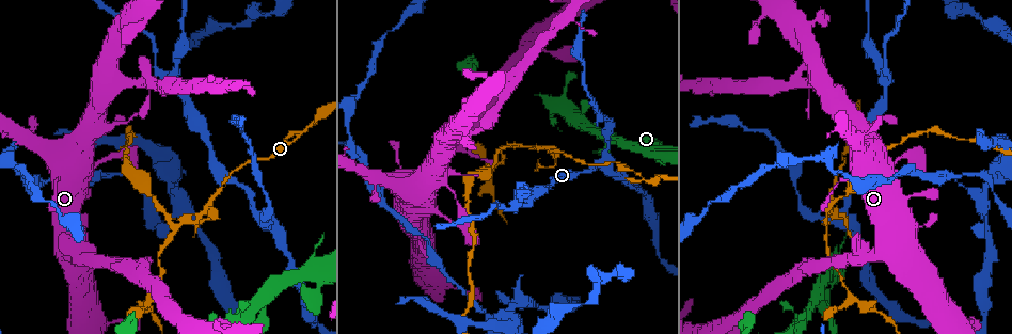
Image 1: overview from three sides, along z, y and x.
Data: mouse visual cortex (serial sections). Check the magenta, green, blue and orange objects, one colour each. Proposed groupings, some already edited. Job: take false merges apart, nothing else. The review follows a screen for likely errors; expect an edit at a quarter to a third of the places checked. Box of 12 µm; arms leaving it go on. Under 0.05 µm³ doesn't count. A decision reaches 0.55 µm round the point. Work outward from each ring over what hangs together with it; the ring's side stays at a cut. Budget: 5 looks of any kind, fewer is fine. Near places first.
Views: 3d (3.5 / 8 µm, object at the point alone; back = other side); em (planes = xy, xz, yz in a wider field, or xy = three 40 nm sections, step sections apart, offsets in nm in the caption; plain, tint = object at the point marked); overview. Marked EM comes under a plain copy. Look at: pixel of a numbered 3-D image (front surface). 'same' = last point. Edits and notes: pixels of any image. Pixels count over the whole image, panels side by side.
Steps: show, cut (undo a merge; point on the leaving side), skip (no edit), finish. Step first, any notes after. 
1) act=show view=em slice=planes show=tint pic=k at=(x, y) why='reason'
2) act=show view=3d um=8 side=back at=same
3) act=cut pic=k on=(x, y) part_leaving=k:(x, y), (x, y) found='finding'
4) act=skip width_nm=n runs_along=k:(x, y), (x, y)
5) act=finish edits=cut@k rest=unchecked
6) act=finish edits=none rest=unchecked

act=show view=3d um=3.5 pic=1 at=(646, 181) why='thin neck'

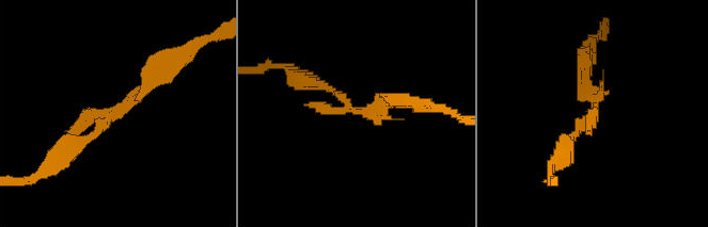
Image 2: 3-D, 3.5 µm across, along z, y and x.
act=show view=em slice=xy step=5 show=tint pic=2 at=(112, 109) why='need the tissue'

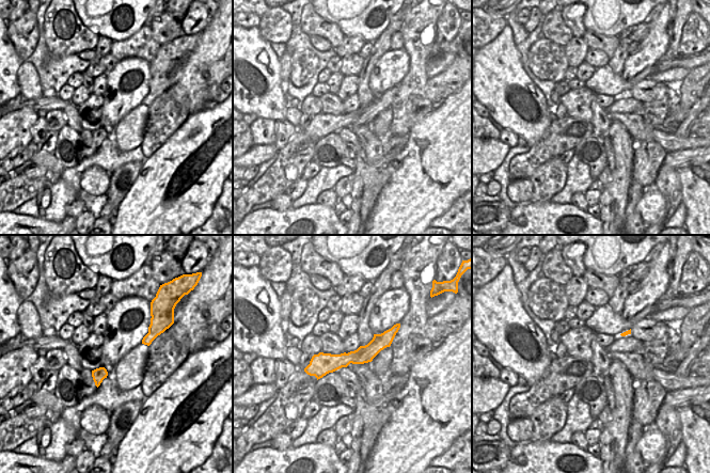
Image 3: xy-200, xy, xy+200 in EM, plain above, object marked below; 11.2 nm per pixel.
act=skip width_nm=190 runs_along=3:(392, 331), (366, 353), (310, 372) found='all the same cell'

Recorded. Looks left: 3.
act=show view=3d um=3.5 pic=1 at=(550, 151) why='a fork'

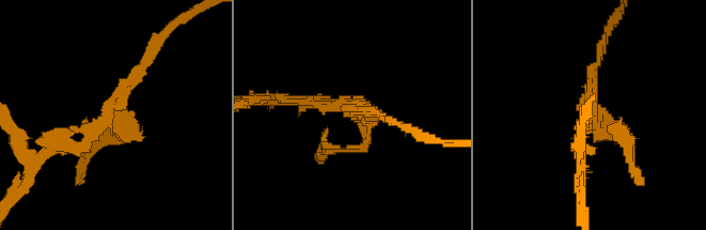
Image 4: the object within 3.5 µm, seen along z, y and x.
act=cut pic=4 on=(618, 134) found='a second cell is stuck on'

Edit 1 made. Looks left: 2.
act=finish edits=cut@4 rest=unchecked

